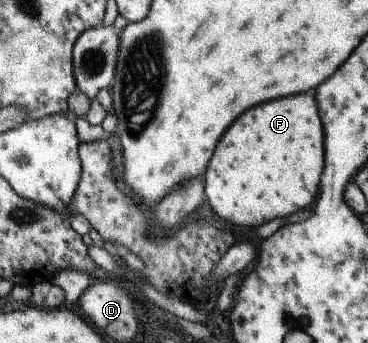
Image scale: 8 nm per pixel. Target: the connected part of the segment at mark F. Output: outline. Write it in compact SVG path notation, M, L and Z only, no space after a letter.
M294 95L244 113L222 135L204 173L204 191L210 207L218 217L238 227L260 227L272 219L286 217L305 209L319 194L324 173L324 127L320 123L316 101L310 95Z

